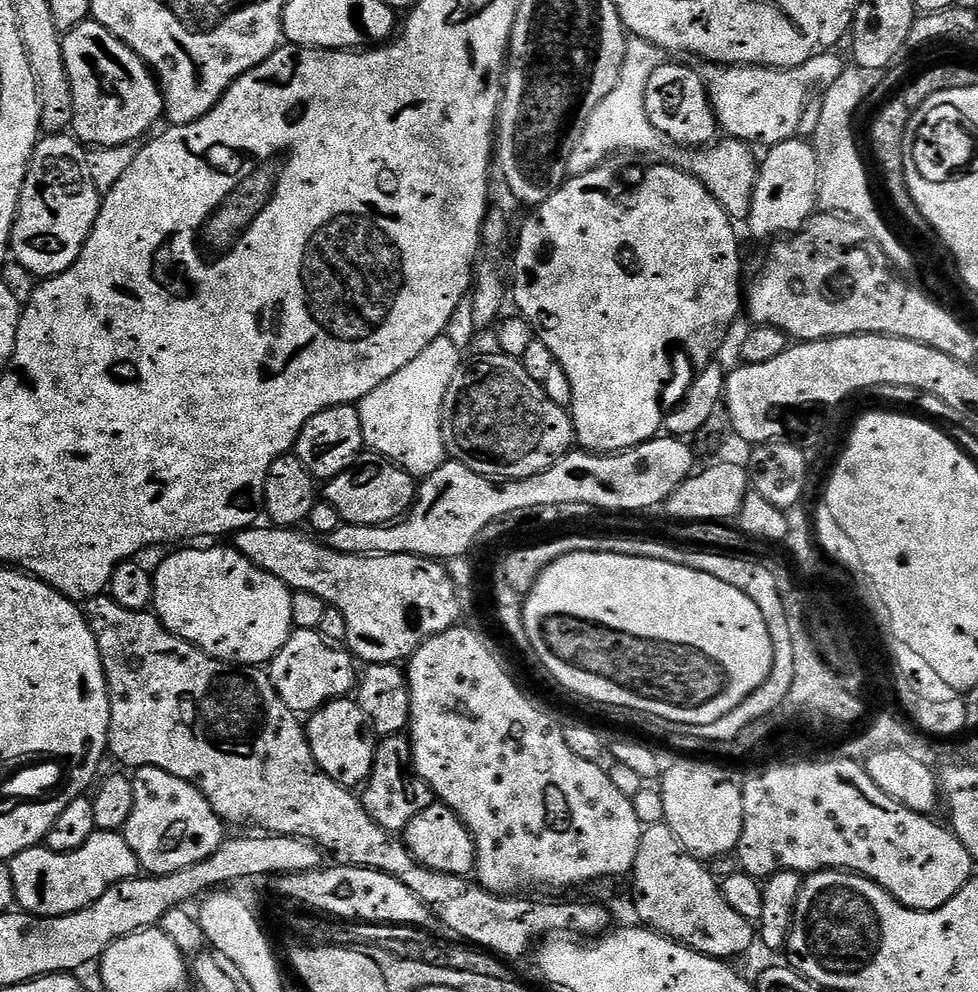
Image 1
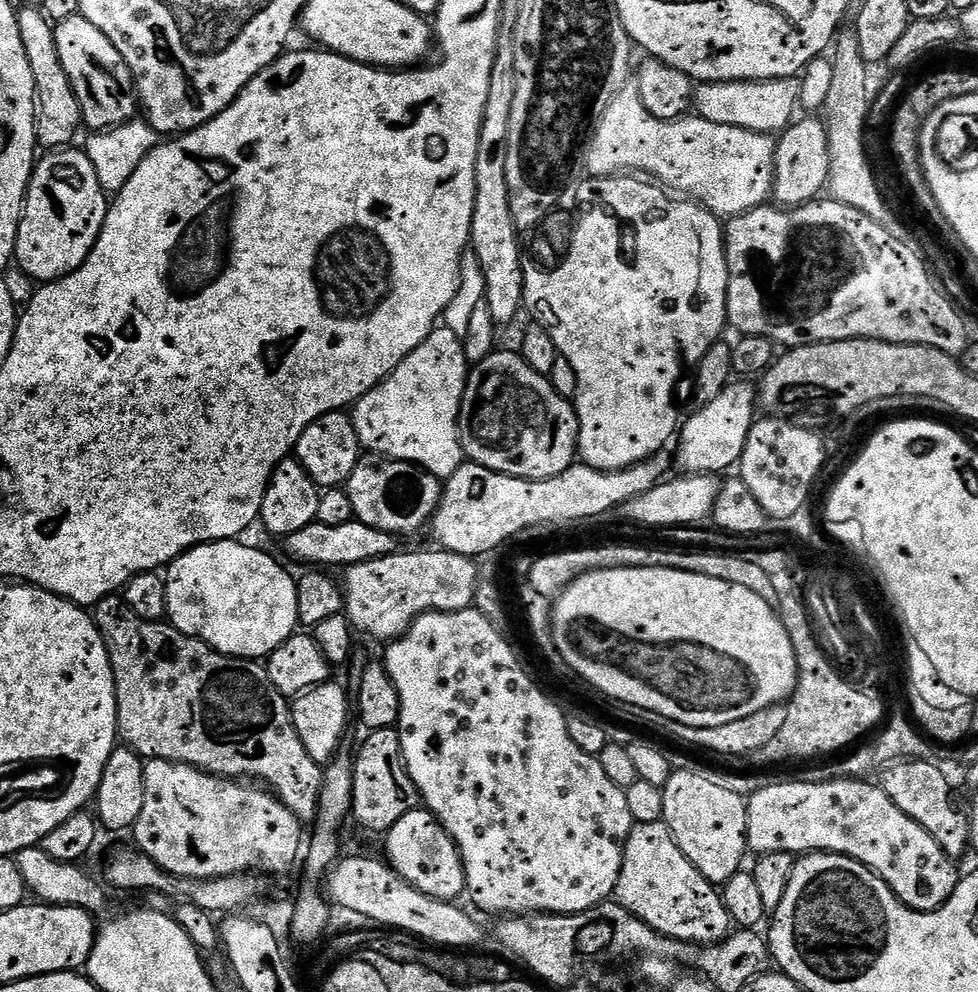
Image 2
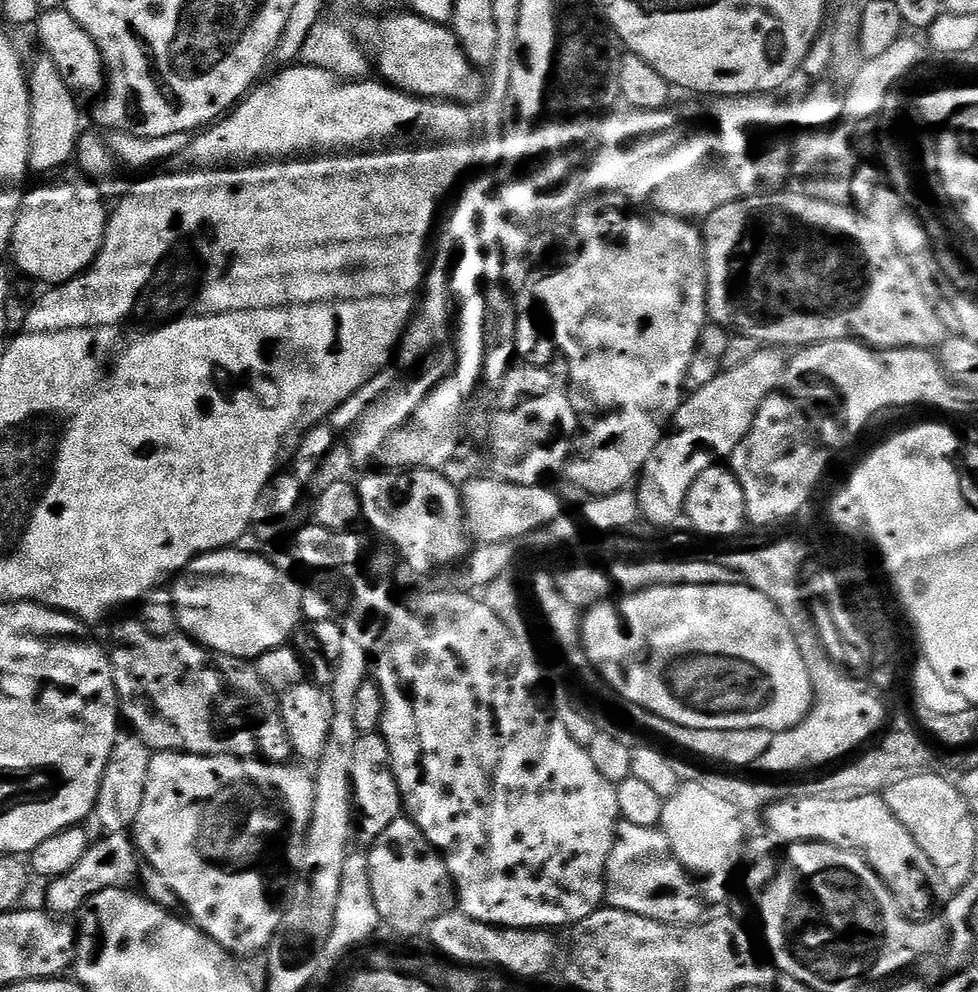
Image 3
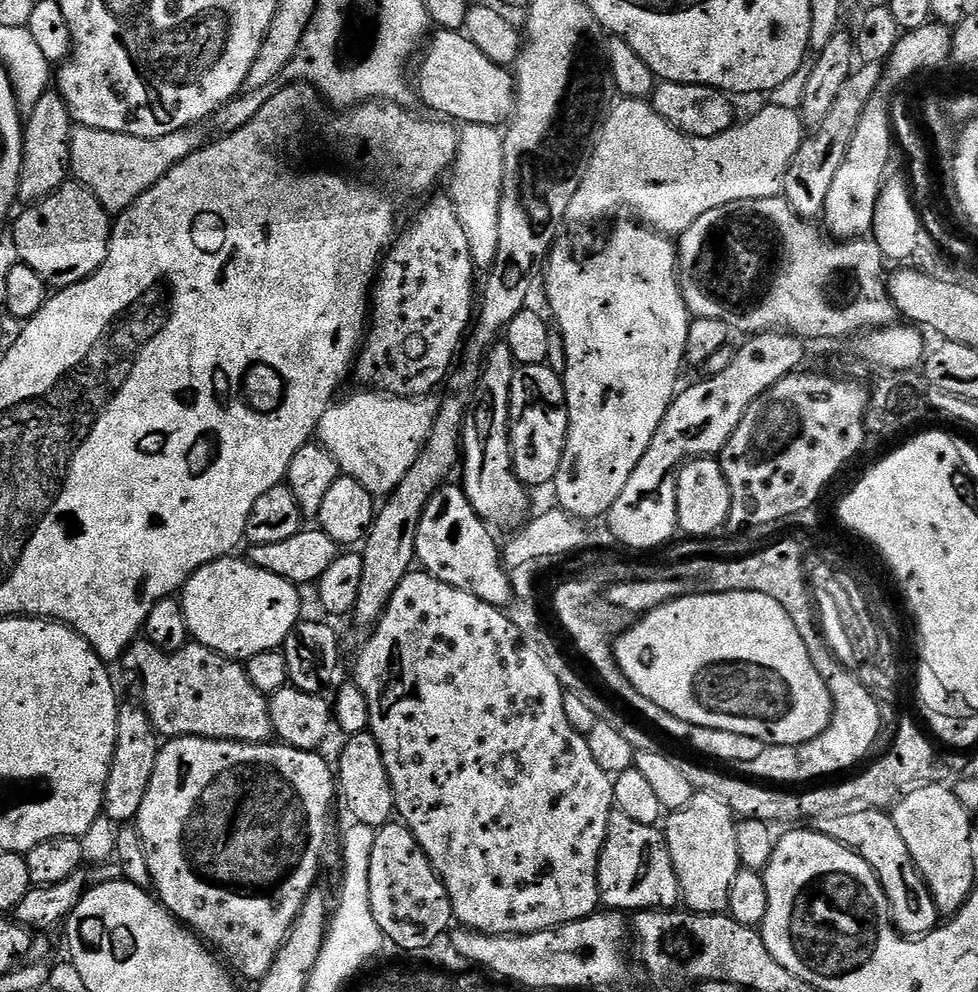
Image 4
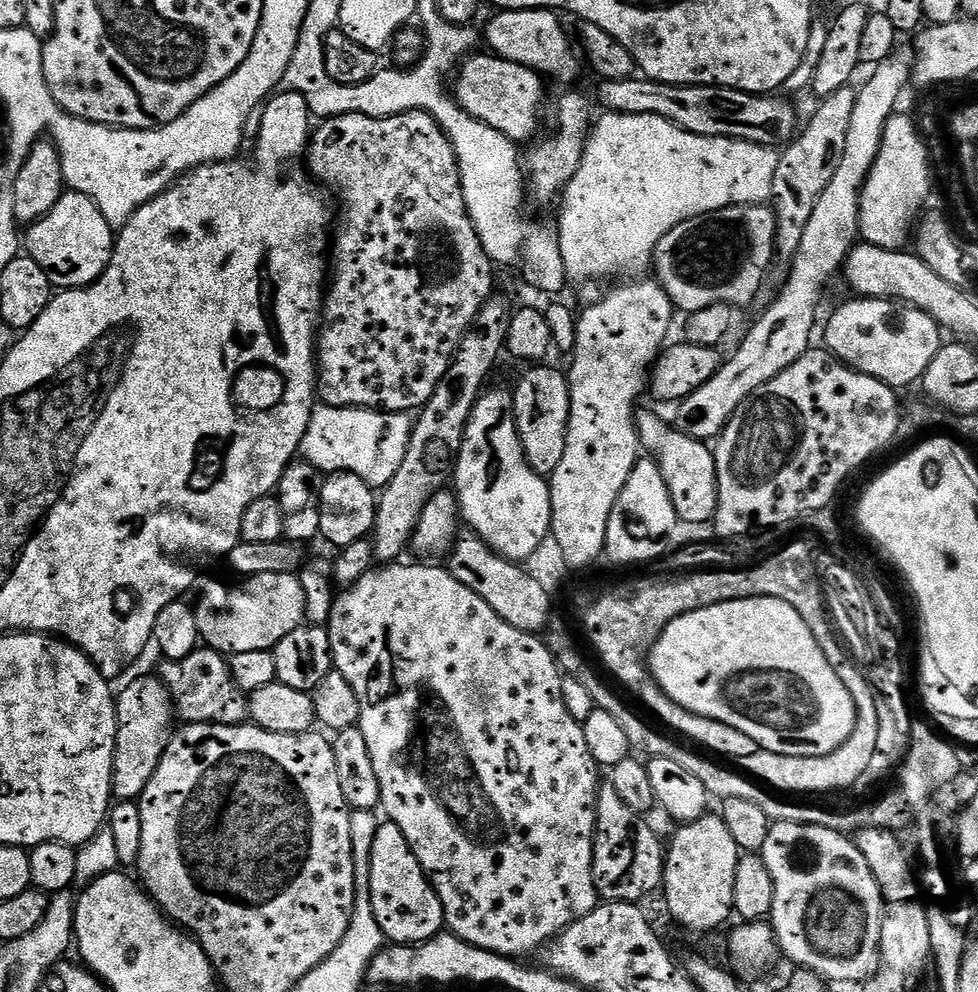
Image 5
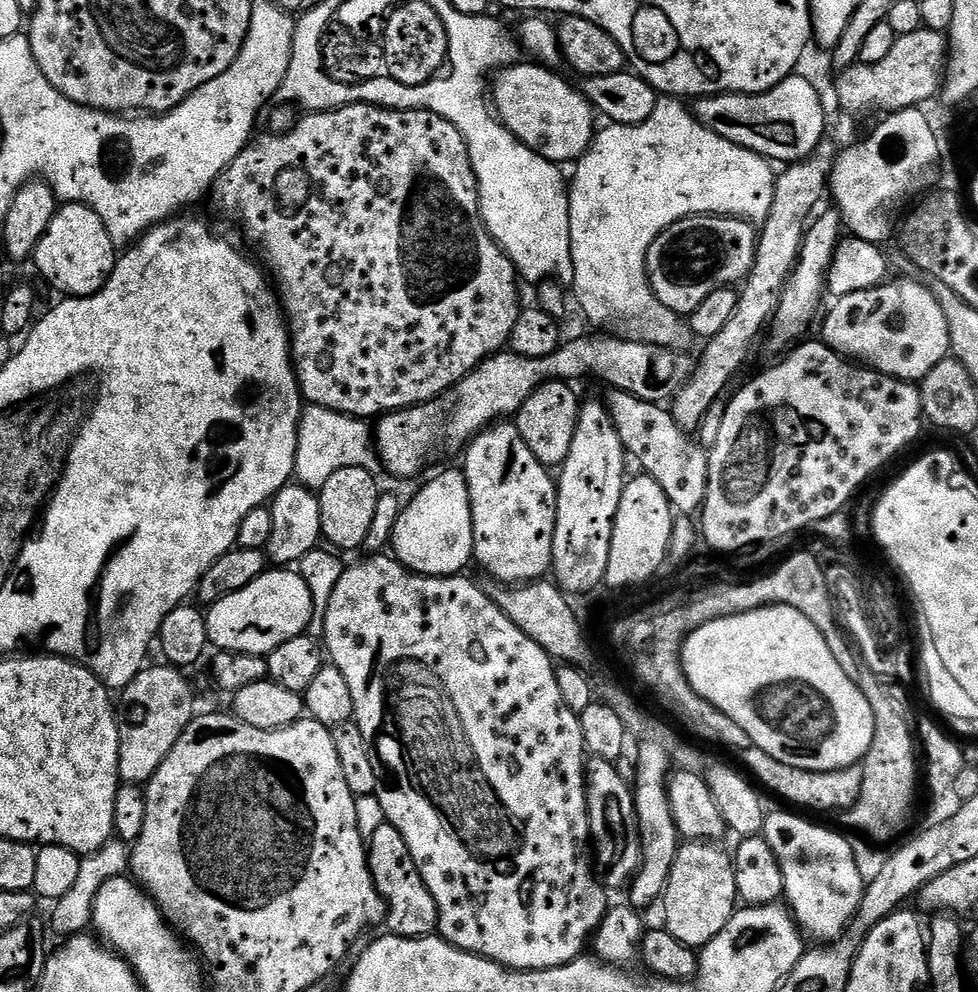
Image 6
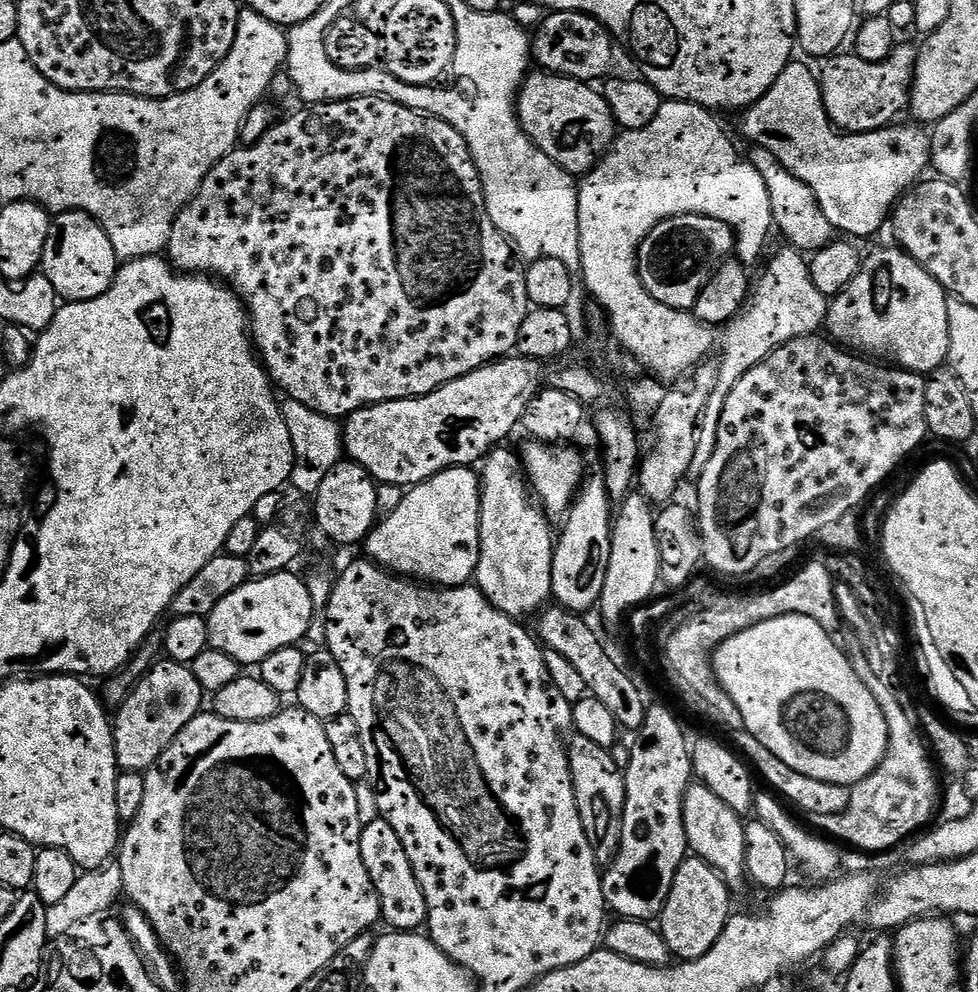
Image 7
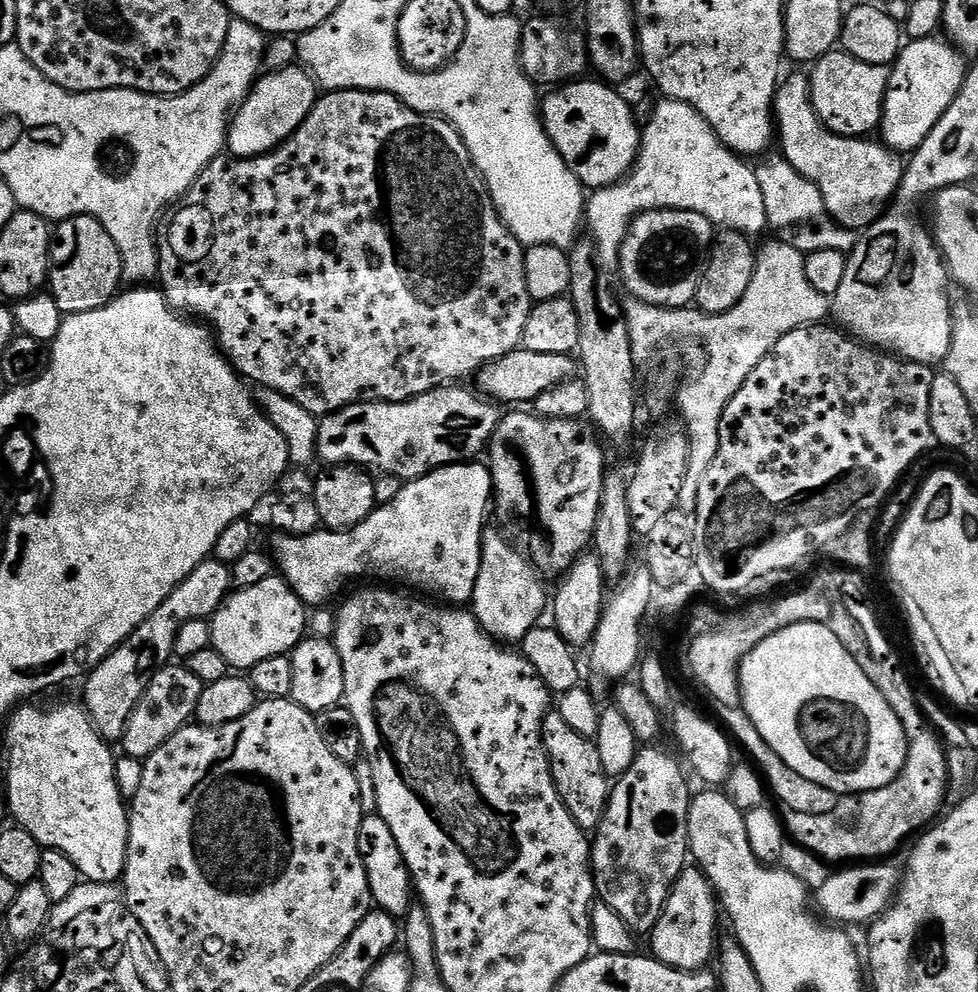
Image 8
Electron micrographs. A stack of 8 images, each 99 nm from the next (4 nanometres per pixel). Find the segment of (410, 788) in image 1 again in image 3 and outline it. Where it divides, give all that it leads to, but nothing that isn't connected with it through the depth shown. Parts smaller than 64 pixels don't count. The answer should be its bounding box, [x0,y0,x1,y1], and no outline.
[350,732,404,838]

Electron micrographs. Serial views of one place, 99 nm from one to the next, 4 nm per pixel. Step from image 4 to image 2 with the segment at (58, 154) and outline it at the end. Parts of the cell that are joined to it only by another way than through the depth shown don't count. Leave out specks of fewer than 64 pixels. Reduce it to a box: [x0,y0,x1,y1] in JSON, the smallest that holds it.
[16,7,82,150]

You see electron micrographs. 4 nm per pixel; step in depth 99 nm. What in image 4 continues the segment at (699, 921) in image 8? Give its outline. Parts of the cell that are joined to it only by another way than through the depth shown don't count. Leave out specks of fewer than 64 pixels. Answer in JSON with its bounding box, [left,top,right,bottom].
[662,791,742,916]

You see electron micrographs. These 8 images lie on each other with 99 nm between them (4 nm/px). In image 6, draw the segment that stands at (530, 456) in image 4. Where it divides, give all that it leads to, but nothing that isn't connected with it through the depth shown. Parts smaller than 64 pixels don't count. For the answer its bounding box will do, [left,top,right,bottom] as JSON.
[514,380,581,470]

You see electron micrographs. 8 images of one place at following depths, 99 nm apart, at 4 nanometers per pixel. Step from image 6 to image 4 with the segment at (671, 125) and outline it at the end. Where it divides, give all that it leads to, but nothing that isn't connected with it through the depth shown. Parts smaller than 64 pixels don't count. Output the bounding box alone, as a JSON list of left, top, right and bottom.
[567,99,806,234]

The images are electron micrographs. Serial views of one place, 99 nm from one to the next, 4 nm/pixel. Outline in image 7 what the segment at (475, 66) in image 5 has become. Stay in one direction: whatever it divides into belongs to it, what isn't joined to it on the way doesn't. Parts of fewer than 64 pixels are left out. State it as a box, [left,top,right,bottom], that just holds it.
[516,70,618,178]

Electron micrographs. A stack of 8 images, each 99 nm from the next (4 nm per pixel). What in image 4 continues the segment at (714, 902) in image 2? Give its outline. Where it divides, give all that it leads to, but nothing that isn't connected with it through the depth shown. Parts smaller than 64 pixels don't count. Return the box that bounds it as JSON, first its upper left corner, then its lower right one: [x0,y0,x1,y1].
[598,811,681,914]

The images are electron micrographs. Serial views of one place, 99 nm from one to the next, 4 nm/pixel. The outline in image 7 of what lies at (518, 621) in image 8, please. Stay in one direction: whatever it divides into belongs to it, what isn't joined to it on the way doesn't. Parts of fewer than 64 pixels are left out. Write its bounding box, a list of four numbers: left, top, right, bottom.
[475,446,554,618]

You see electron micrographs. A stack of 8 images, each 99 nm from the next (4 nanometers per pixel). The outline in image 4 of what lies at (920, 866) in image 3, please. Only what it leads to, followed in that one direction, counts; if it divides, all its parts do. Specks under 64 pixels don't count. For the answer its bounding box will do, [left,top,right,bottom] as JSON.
[814,808,937,938]

